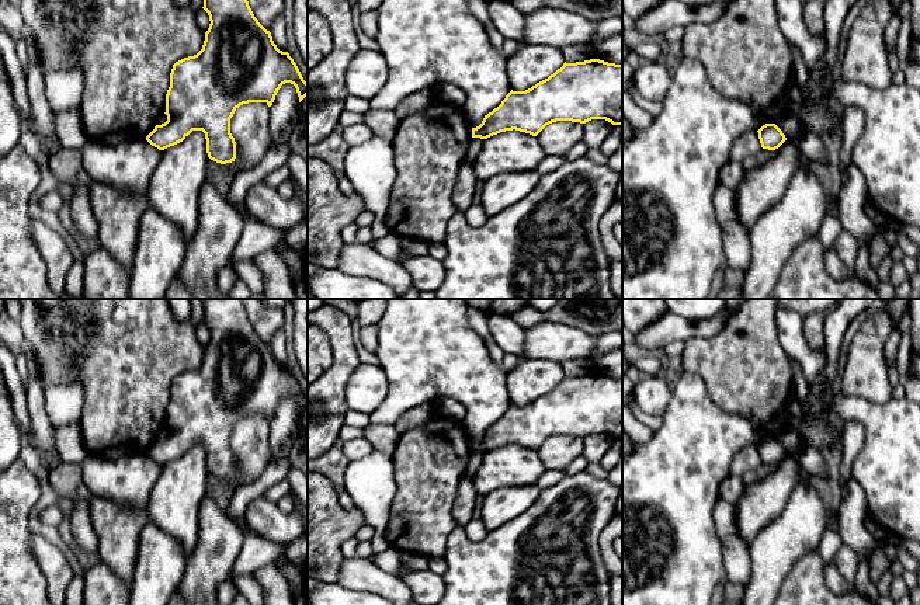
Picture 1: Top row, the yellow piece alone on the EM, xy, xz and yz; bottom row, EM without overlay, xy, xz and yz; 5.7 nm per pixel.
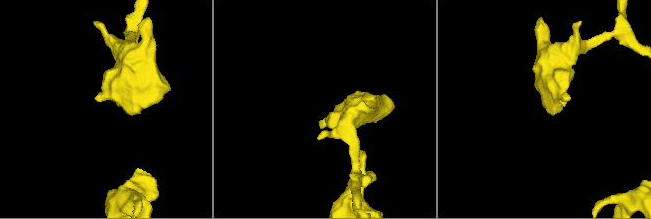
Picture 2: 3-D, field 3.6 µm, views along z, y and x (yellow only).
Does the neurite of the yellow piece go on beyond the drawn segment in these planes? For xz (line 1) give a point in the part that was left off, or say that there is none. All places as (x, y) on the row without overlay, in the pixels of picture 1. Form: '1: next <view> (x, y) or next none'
1: next none

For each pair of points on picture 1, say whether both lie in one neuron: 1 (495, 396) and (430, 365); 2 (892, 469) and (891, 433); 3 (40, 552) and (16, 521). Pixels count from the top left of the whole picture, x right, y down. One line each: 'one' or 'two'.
1: one
2: one
3: two

